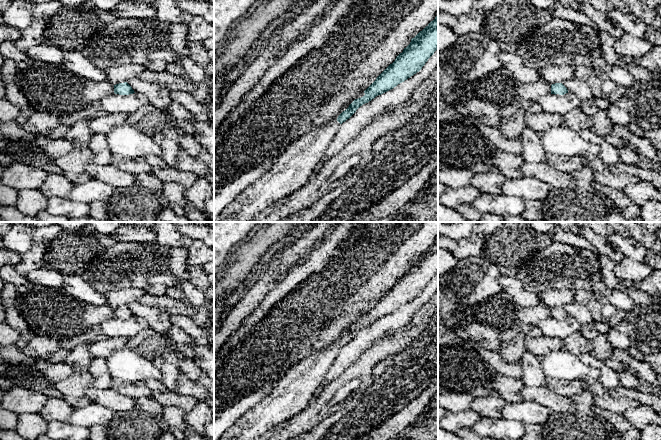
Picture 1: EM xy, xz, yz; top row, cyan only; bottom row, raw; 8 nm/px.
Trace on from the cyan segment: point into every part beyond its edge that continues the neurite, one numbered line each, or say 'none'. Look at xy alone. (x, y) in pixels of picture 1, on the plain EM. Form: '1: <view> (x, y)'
1: xy (122, 297)

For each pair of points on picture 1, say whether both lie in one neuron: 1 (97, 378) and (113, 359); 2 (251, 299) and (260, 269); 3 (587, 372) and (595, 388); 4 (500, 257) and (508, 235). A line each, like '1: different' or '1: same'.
1: different
2: different
3: different
4: same

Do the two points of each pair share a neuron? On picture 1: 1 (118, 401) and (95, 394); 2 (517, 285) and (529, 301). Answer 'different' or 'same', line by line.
1: same
2: same

